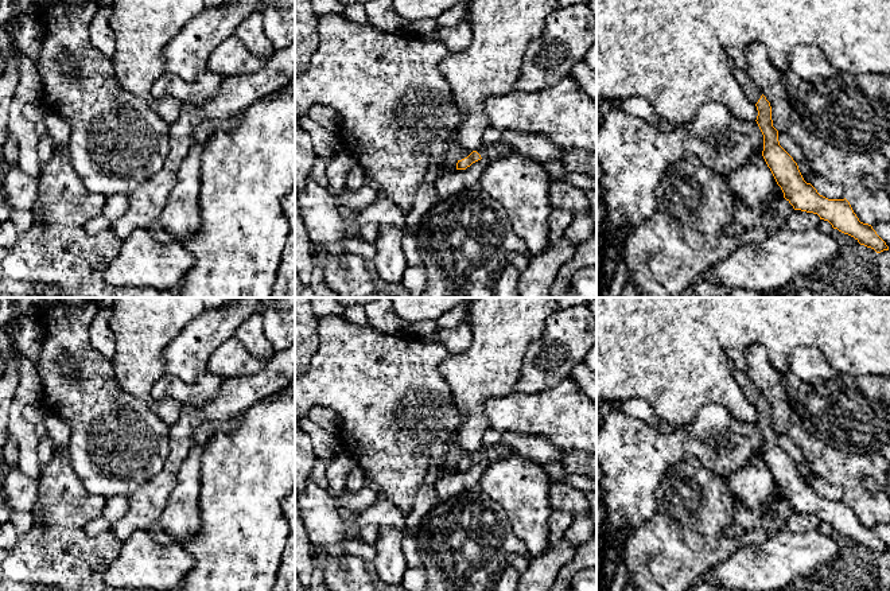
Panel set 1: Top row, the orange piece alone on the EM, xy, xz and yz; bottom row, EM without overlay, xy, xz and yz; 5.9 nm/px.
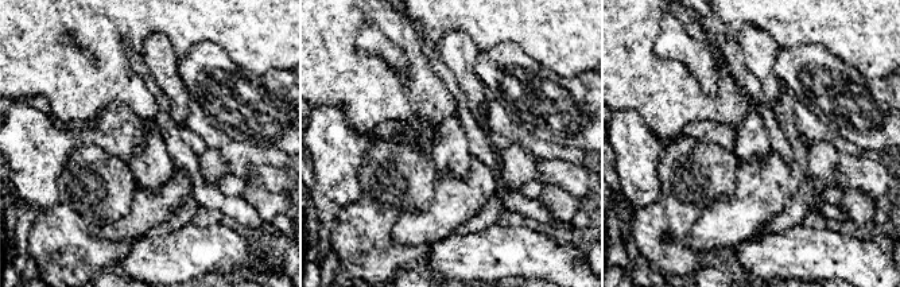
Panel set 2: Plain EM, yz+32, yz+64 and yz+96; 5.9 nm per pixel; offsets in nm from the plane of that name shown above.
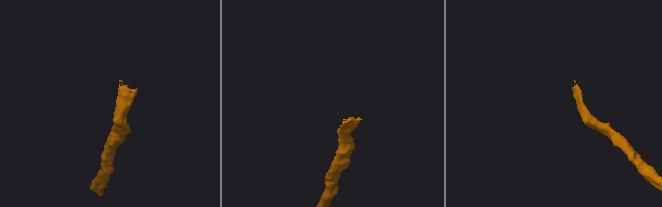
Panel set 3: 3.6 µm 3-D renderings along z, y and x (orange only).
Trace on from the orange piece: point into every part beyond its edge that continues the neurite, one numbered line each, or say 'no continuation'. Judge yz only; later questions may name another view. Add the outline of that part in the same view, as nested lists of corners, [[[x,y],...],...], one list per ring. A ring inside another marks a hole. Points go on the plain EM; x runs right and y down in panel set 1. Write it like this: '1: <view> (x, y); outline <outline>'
1: yz (747, 387); outline [[[732,369],[732,374],[734,374],[735,381],[741,386],[745,397],[750,403],[757,405],[758,401],[761,400],[762,394],[757,390],[754,382],[749,378],[746,372],[742,372],[742,370],[738,370],[738,369]]]

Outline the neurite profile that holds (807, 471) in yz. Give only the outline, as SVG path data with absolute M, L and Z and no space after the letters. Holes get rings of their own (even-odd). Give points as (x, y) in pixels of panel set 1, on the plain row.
M804 460L804 462L802 462L800 466L797 466L797 467L798 467L798 471L800 471L800 474L801 474L801 477L802 477L802 479L804 479L804 482L805 482L807 485L812 485L812 482L819 477L819 475L815 473L812 464L811 464L809 462L807 462L807 460Z

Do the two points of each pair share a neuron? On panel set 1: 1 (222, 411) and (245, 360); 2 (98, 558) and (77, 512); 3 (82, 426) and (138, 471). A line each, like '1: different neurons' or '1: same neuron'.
1: different neurons
2: same neuron
3: same neuron

